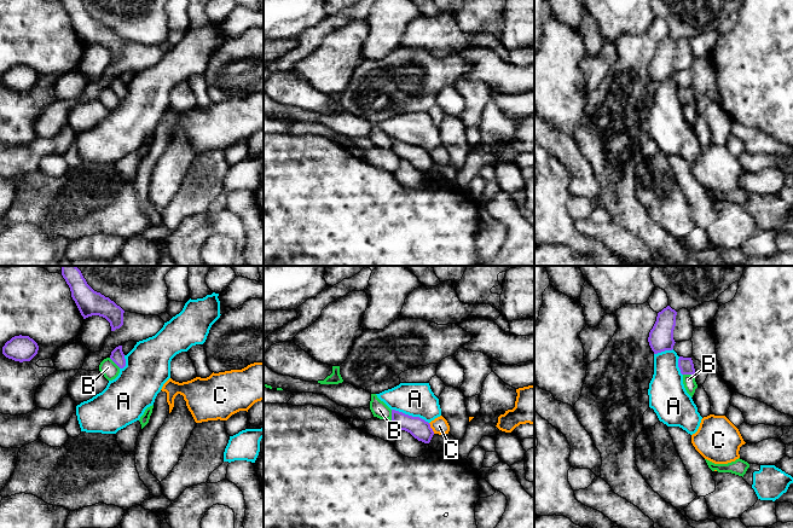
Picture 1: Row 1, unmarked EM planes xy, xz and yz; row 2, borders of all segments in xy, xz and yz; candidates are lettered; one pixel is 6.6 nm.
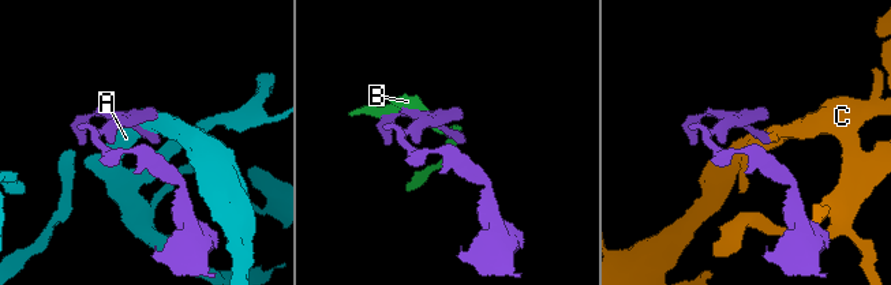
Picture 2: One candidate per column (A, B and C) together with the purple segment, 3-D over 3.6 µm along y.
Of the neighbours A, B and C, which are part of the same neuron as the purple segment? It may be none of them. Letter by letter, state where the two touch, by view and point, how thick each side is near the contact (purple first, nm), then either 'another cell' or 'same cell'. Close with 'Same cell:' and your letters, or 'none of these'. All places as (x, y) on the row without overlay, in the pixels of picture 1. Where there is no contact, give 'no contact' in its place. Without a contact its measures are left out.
A: contact xz (410, 145); calibres 140 and 220 nm; another cell
B: contact yz (689, 103); calibres 100 and 80 nm; same cell
C: contact xz (430, 157); calibres 140 and 110 nm; another cell
Same cell: B

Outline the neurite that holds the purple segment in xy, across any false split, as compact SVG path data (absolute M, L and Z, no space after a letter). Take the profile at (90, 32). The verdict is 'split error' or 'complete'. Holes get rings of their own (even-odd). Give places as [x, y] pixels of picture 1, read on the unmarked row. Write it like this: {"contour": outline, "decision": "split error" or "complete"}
{"contour": "M62 0L62 5L69 14L71 27L83 48L92 45L103 46L110 52L111 60L123 54L125 40L109 27L94 21L87 13L81 0Z", "decision": "complete"}

